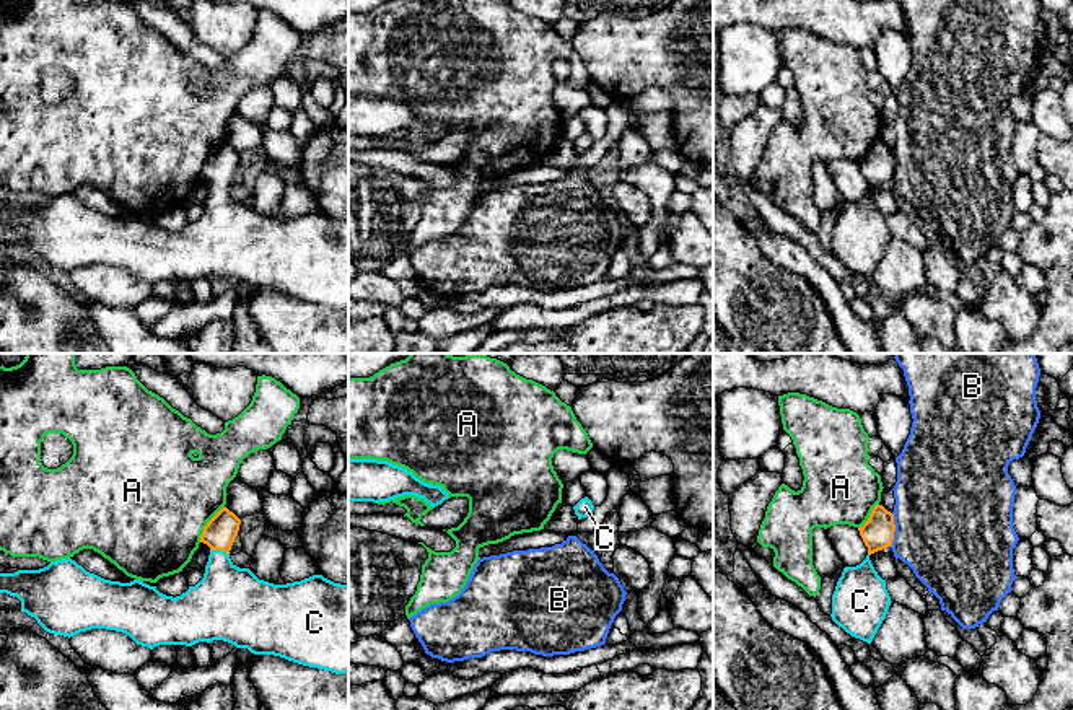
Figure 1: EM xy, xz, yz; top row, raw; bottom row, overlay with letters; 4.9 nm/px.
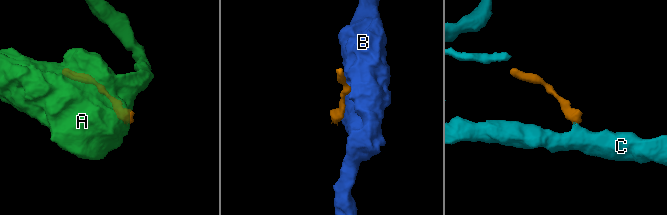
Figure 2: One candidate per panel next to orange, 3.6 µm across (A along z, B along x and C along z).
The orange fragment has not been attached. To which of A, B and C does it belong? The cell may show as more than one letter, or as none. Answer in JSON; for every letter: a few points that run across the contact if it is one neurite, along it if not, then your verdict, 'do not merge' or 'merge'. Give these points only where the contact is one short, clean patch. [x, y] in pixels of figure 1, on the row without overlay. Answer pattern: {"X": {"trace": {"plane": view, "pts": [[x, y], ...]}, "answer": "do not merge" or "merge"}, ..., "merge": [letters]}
{"A": {"answer": "do not merge"}, "B": {"answer": "do not merge"}, "C": {"trace": {"plane": "xy", "pts": [[218, 170], [220, 184], [220, 212], [228, 233]]}, "answer": "merge"}, "merge": ["C"]}

